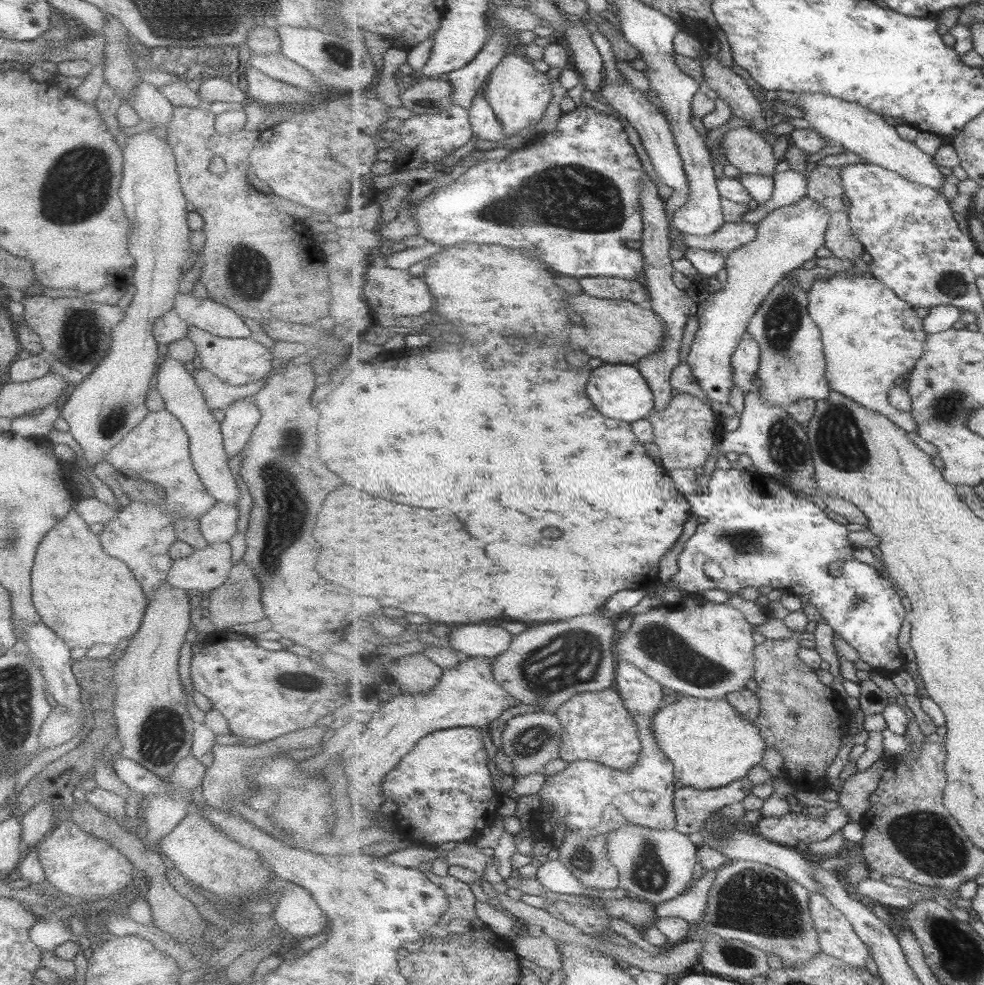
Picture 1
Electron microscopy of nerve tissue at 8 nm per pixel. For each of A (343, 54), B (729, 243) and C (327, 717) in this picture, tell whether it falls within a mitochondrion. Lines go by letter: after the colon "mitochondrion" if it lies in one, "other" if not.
A: mitochondrion
B: other
C: other

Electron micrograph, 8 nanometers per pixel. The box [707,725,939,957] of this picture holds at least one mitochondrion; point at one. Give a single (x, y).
(753, 901)

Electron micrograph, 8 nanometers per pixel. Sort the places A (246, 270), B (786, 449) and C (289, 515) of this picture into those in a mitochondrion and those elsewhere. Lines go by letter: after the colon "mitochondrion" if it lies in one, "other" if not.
A: mitochondrion
B: mitochondrion
C: mitochondrion

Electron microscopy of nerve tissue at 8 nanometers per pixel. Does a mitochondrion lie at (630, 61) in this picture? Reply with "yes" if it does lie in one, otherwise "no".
no

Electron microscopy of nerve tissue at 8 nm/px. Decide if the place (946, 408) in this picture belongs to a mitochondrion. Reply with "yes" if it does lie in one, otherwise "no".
yes

